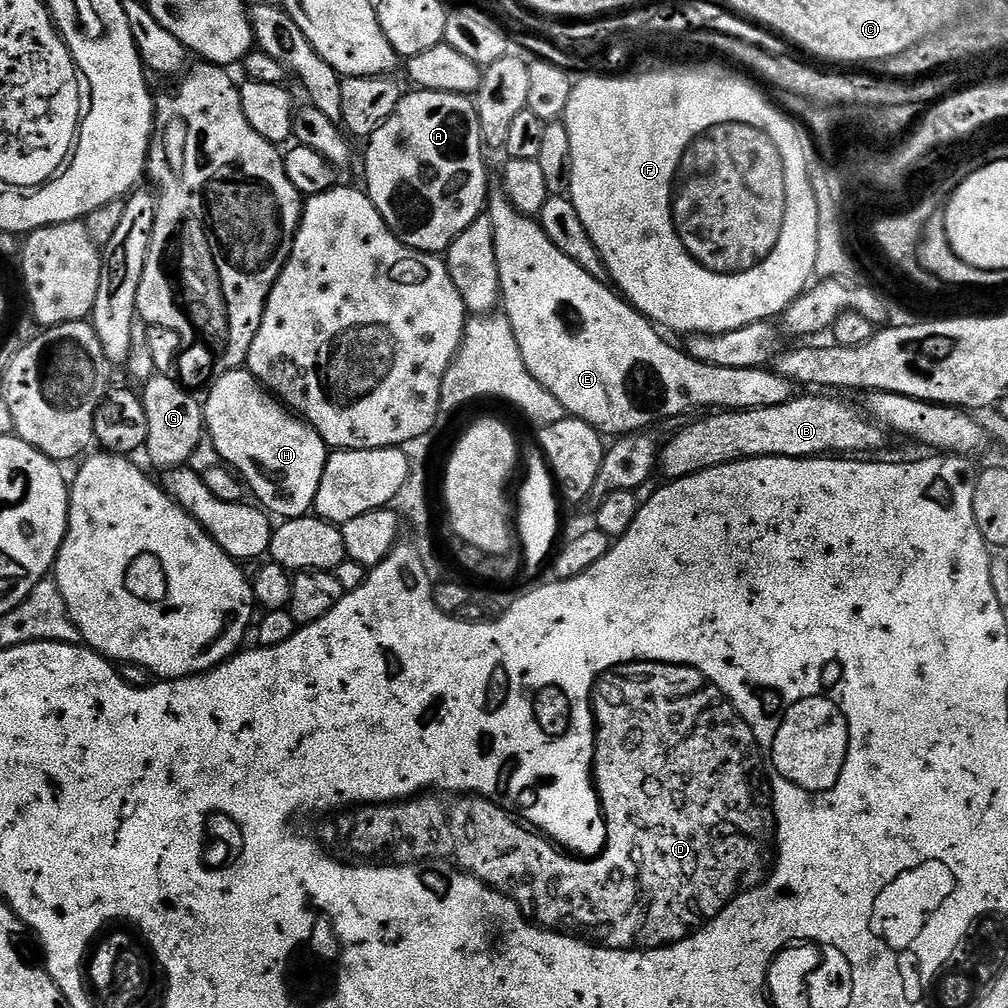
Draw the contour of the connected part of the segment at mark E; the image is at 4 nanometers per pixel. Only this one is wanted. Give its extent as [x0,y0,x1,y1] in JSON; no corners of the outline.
[486,194,794,438]

